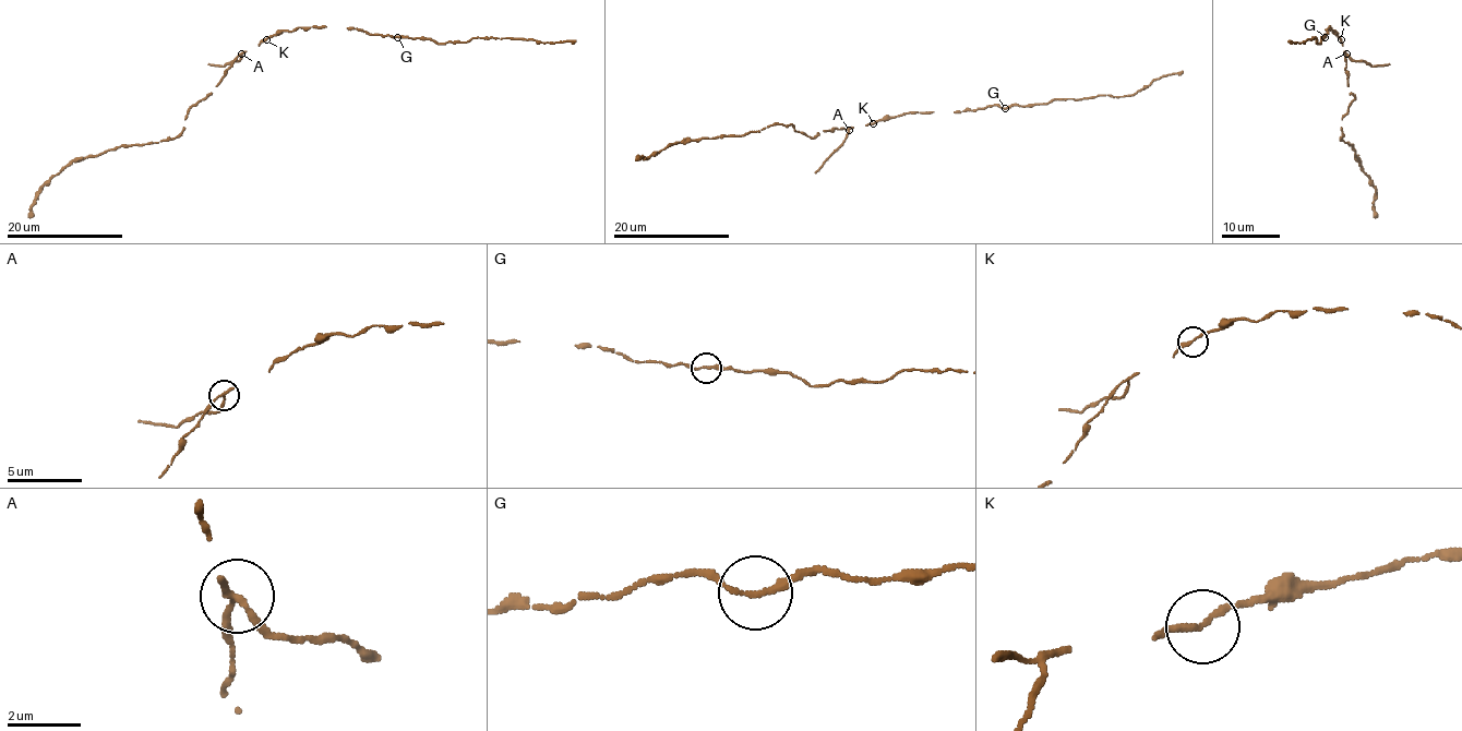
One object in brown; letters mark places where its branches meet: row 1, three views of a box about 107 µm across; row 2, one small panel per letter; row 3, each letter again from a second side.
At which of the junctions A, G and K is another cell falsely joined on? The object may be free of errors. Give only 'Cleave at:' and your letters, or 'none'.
Cleave at: A

